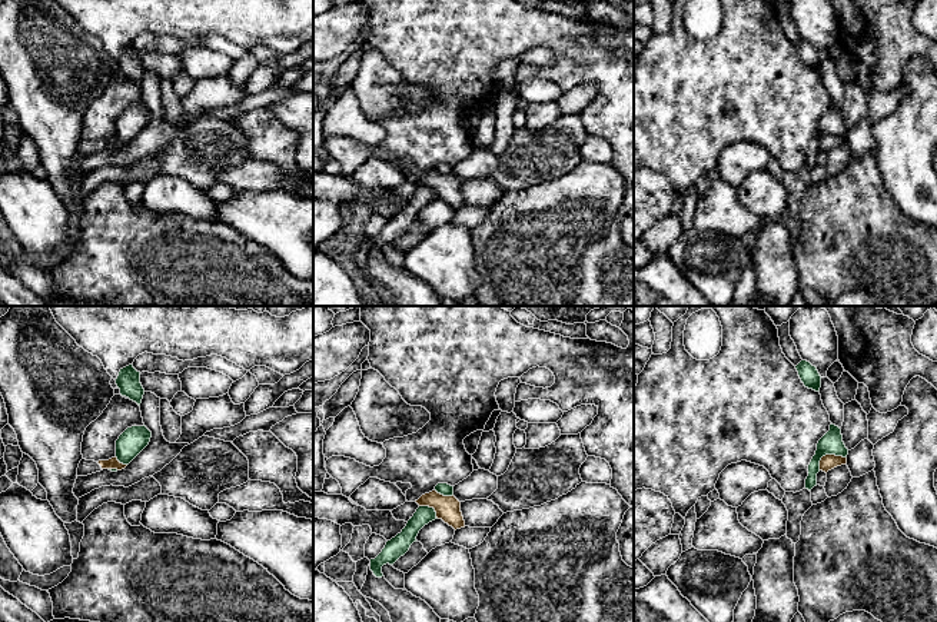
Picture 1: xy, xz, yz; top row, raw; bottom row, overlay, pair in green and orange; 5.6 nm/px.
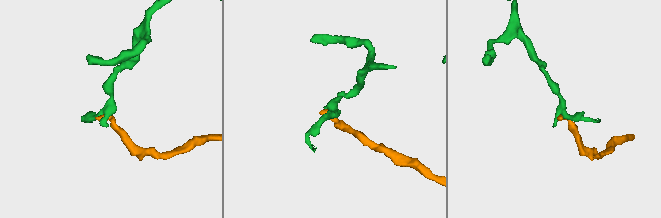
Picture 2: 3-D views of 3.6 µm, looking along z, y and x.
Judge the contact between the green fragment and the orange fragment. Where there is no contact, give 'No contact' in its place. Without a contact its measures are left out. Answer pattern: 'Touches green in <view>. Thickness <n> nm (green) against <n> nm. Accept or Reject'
Touches green in yz. Thickness 130 nm (green) against 90 nm. Reject

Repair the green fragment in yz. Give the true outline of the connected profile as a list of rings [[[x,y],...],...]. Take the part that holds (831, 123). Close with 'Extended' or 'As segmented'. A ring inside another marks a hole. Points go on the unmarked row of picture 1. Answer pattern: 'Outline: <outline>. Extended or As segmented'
Outline: [[[830,104],[830,110],[818,120],[815,134],[808,144],[808,156],[805,159],[805,169],[811,170],[817,166],[817,153],[820,152],[820,140],[825,134],[835,134],[847,137],[848,129],[843,122],[841,109]]]. As segmented

